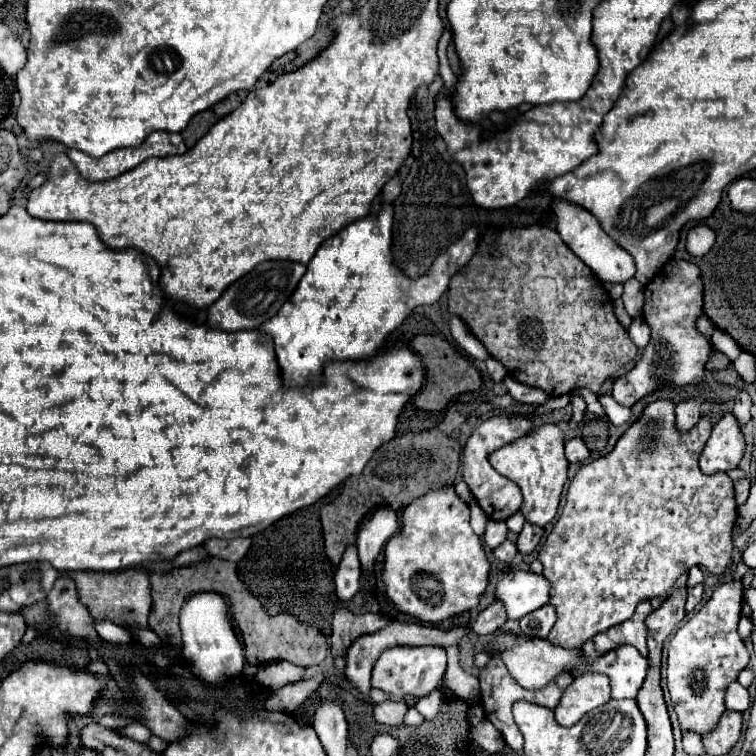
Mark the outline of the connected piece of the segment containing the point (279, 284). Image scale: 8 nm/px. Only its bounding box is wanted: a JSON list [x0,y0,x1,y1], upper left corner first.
[207,261,305,331]

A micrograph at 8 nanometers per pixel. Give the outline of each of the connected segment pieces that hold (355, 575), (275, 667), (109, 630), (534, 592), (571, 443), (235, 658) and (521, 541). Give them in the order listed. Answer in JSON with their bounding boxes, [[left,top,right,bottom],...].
[[335,545,361,601],[255,661,303,689],[95,621,133,645],[495,571,549,619],[565,437,589,463],[181,593,245,685],[517,523,543,553]]

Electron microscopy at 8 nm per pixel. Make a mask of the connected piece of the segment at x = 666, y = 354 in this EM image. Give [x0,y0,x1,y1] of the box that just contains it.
[613,261,709,407]

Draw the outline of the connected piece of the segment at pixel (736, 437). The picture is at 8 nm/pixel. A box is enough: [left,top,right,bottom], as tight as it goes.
[699,411,745,473]

